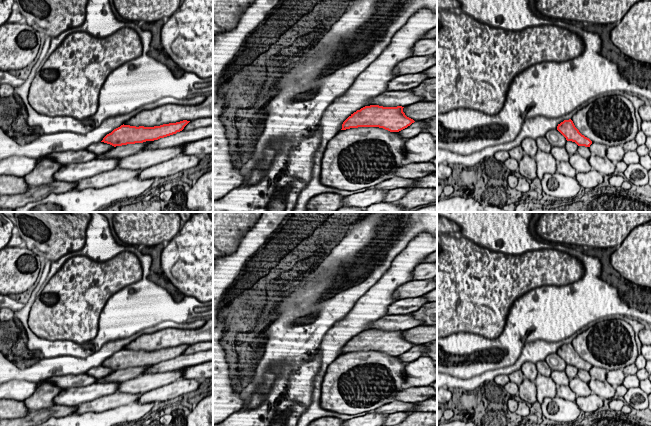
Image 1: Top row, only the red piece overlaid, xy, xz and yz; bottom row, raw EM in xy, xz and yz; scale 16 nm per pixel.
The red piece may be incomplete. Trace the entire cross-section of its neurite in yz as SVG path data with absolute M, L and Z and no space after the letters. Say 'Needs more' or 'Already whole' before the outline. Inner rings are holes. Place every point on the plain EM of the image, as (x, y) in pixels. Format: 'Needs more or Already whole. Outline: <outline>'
Already whole. Outline: M571 343L564 344L557 350L557 354L566 362L567 365L575 366L578 370L590 371L592 365L582 359L575 351Z

